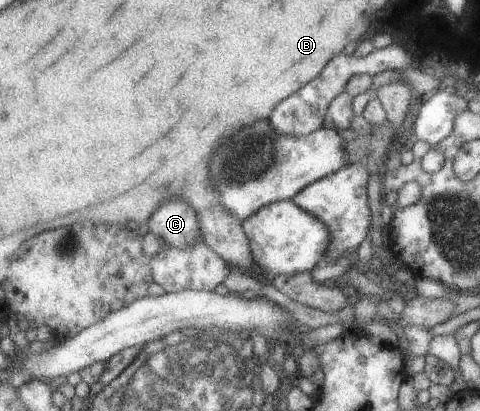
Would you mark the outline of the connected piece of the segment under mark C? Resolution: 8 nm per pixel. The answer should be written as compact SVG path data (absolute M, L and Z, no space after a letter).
M181 199L162 201L146 225L148 232L163 245L178 249L191 245L201 236L195 211Z

